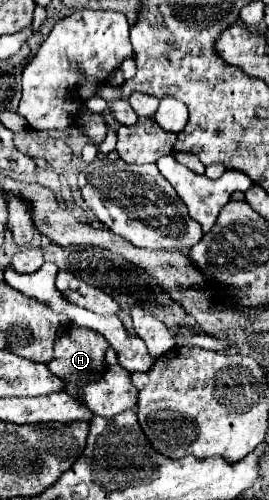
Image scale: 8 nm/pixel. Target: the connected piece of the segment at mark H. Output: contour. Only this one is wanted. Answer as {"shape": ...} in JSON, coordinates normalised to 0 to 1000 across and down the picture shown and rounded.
{"shape":[[[264,650],[242,670],[227,678],[212,678],[204,686],[204,718],[175,730],[212,754],[234,754],[249,762],[249,786],[264,786],[271,794],[286,794],[286,774],[316,770],[316,766],[338,766],[338,762],[361,762],[383,742],[390,742],[390,698],[398,698],[398,682],[338,662],[338,658],[309,658],[309,654],[279,654]]]}

